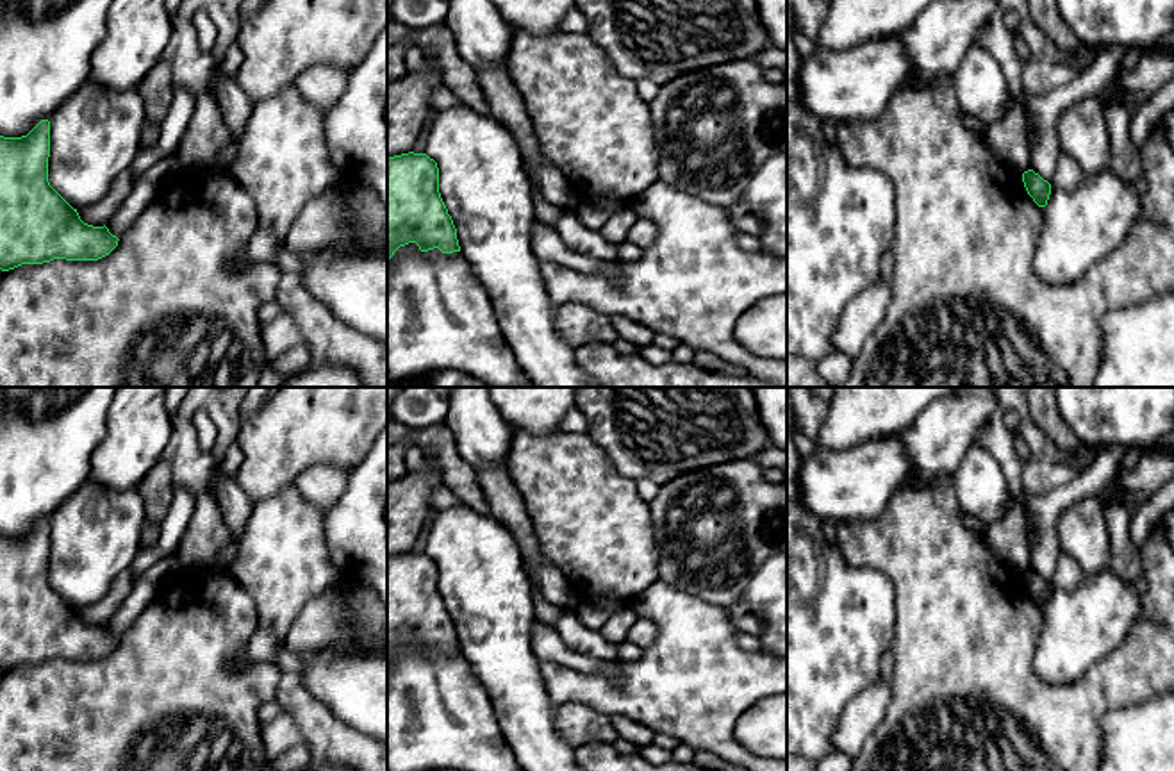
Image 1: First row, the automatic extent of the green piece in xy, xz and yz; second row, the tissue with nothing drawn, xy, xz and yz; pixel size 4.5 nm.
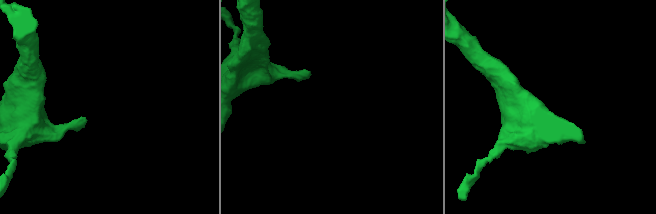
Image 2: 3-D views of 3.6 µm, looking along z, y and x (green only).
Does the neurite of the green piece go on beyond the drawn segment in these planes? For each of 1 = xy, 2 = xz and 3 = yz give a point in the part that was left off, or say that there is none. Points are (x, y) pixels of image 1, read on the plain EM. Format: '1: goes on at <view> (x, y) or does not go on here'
1: does not go on here
2: does not go on here
3: does not go on here

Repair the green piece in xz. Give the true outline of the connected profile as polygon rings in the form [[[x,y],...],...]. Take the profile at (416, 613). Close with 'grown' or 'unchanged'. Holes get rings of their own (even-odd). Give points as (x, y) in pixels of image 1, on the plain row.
[[[426,553],[387,557],[387,662],[400,646],[416,642],[421,651],[460,651],[457,628],[439,593],[439,568]]]; unchanged

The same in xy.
[[[50,521],[27,535],[0,535],[0,669],[54,659],[98,660],[118,646],[103,626],[80,619],[48,582]]]; unchanged

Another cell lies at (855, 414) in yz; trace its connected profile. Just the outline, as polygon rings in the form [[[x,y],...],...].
[[[837,387],[828,402],[817,443],[851,450],[881,437],[903,435],[935,402],[956,387]]]

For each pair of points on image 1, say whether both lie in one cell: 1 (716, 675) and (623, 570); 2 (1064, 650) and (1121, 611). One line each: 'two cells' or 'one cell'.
1: two cells
2: one cell

